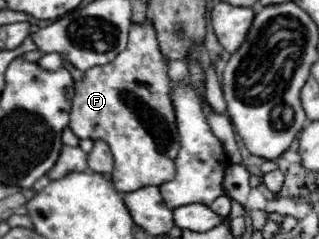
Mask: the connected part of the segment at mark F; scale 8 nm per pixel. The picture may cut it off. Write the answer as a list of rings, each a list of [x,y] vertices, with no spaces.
[[[132,23],[128,47],[104,67],[92,67],[84,73],[84,79],[74,81],[74,97],[70,111],[70,129],[80,139],[104,139],[114,155],[114,171],[112,183],[118,191],[130,193],[148,185],[160,187],[166,181],[172,181],[176,175],[176,155],[180,151],[176,113],[172,105],[174,85],[168,77],[168,59],[162,55],[156,29],[152,23]]]

